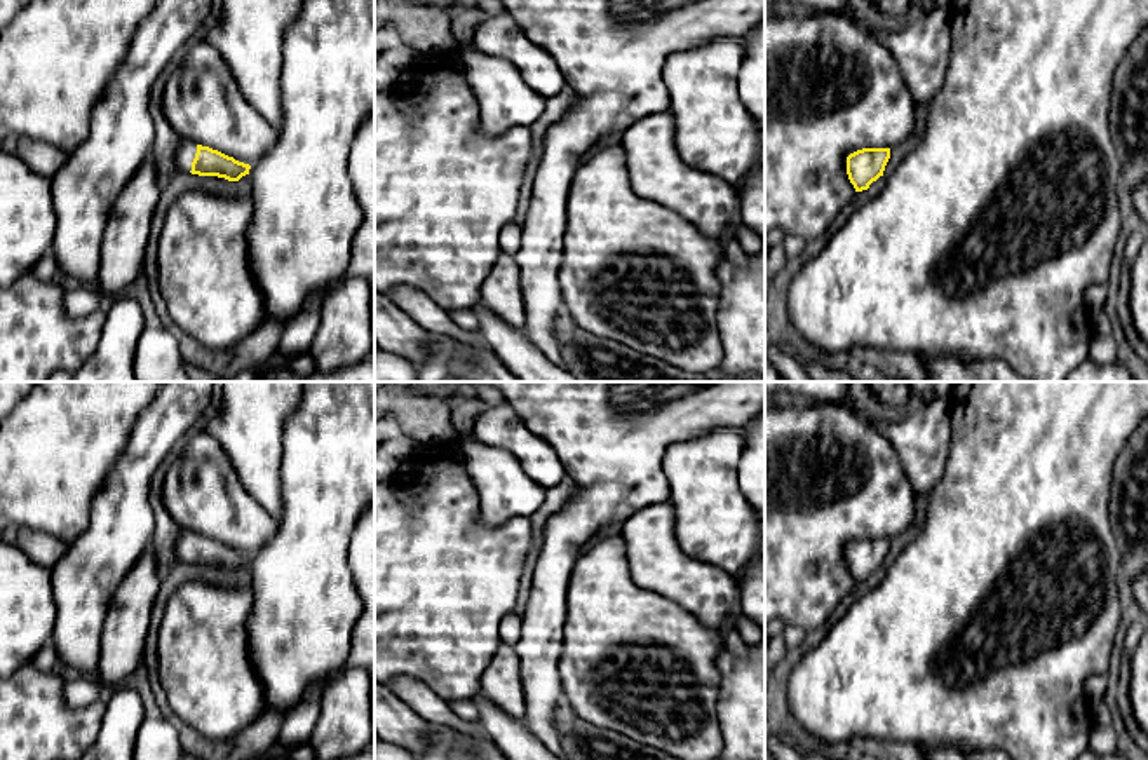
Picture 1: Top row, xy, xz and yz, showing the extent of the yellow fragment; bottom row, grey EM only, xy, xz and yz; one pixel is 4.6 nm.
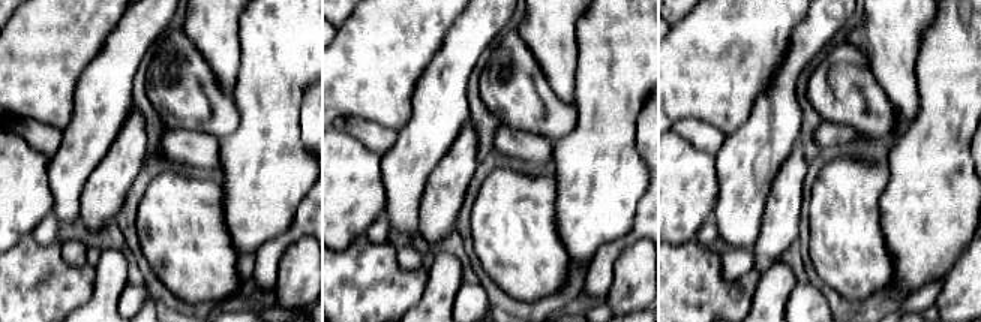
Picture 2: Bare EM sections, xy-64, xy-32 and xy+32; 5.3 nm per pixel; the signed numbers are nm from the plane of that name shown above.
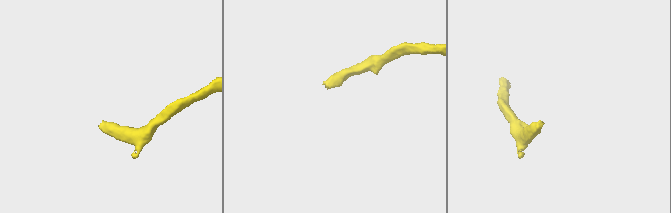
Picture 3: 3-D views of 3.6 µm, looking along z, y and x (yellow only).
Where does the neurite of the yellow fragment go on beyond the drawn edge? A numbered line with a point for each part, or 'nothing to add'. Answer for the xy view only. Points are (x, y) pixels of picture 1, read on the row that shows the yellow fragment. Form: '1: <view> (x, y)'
1: xy (187, 150)

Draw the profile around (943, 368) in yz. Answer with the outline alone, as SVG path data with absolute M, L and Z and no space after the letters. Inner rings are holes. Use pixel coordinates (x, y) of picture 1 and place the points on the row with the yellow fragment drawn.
M953 356L923 359L930 382L1031 382L1003 361L963 363Z

